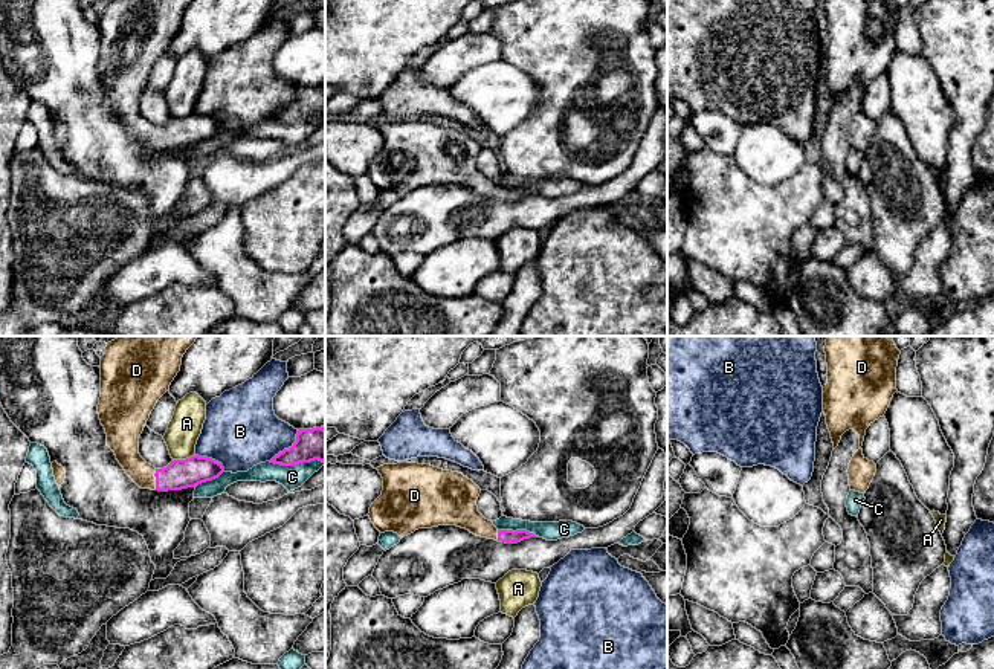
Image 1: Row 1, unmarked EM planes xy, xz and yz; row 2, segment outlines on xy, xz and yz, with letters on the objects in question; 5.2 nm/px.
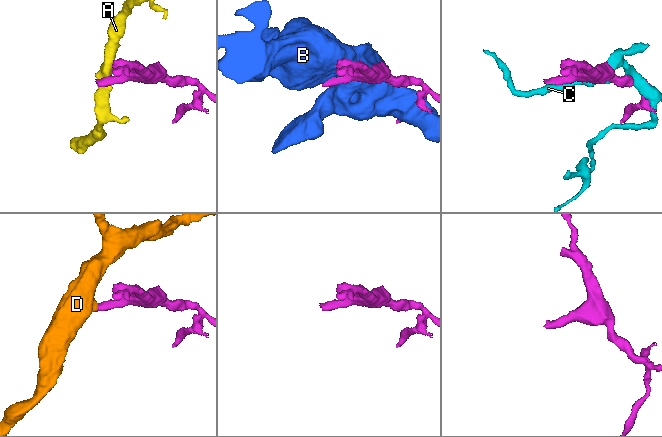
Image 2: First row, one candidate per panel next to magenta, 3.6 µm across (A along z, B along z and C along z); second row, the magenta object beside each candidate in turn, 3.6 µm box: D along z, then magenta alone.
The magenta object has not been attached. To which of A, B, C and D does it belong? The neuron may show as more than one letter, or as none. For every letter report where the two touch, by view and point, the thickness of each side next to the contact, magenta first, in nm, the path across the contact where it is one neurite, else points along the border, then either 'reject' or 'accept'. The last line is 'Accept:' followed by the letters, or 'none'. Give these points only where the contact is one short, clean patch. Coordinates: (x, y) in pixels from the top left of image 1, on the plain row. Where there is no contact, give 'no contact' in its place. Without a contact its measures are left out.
A: meets magenta in xy at (183, 118); 160 nm thick on the magenta side, 170 nm on the other; border along xy (194, 112), (173, 118); reject
B: meets magenta in xy at (289, 106); 170 nm thick on the magenta side, 360 nm on the other; reject
C: meets magenta in xy at (296, 121); 170 nm thick on the magenta side, 130 nm on the other; reject
D: meets magenta in xy at (156, 138); 160 nm thick on the magenta side, 140 nm on the other; runs through xy (180, 132), (156, 138), (127, 112), (125, 101); accept
Accept: D

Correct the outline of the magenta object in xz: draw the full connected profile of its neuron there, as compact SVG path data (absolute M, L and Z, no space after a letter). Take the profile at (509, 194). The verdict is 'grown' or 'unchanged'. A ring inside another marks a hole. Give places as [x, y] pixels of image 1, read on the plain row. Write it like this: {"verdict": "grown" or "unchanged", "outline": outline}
{"verdict": "grown", "outline": "M408 119L377 128L383 148L368 174L380 191L394 189L403 196L418 186L457 183L505 202L537 196L527 188L498 188L478 170L481 147L463 131Z"}

